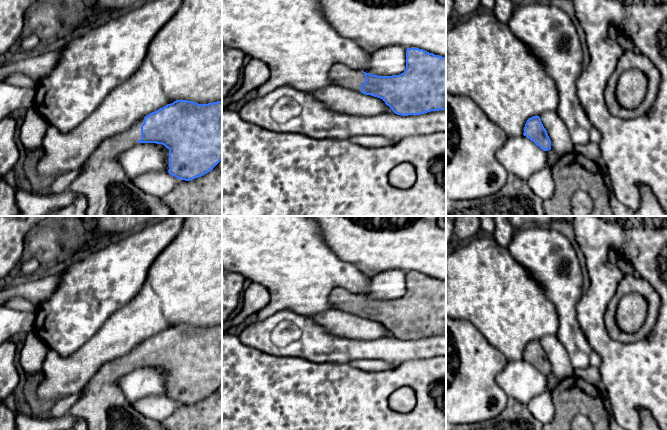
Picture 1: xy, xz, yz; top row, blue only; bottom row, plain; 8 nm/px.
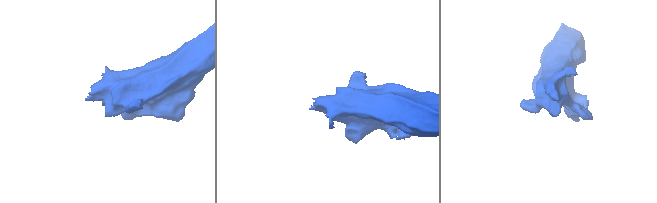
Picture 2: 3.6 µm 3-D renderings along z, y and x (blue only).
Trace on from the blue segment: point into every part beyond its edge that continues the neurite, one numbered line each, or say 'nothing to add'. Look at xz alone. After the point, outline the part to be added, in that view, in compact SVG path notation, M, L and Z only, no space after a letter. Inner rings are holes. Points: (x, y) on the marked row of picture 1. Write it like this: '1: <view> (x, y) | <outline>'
1: xz (341, 75) | M334 64L329 77L333 84L353 91L361 92L361 85L365 82L365 74L362 71L354 71L342 64Z

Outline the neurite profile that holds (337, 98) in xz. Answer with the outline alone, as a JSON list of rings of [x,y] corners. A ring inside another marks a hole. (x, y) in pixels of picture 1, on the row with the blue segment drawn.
[[[335,84],[308,93],[338,113],[376,116],[386,112],[386,104],[382,99]]]

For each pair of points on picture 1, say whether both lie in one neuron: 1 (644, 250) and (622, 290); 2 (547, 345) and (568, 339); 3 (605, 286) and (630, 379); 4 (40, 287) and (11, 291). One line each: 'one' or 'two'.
1: two
2: two
3: one
4: one

